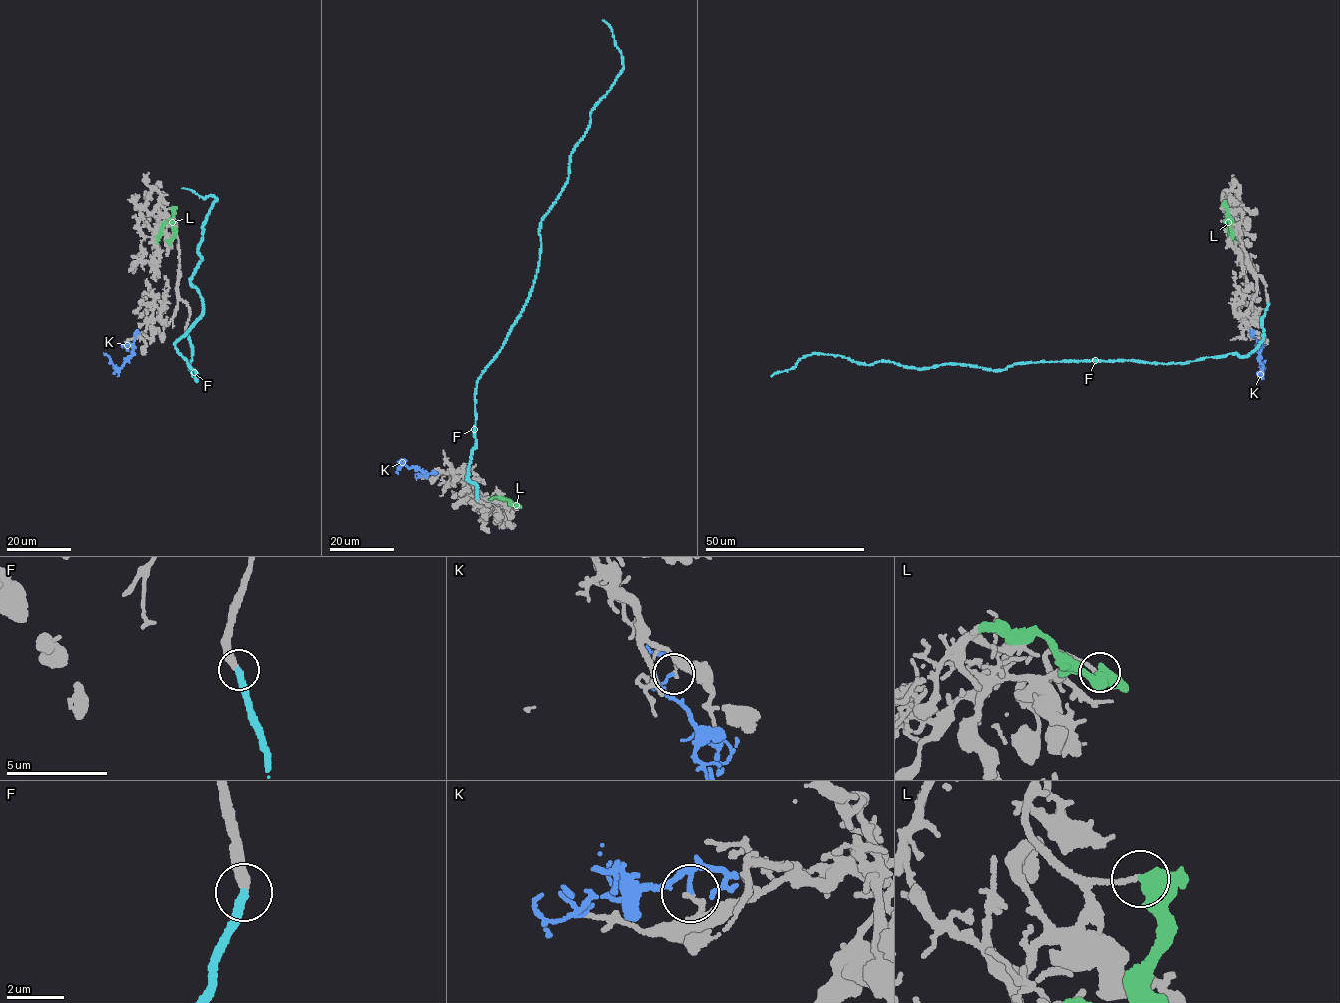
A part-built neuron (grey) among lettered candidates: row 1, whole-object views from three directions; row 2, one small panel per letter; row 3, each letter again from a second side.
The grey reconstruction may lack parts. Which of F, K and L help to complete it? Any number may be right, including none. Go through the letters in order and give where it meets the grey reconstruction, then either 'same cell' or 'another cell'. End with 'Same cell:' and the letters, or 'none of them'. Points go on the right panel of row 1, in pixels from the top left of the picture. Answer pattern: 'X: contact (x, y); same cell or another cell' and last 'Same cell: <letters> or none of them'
F: contact (1268, 303); same cell
K: contact (1254, 334); another cell
L: contact (1223, 204); another cell
Same cell: F

